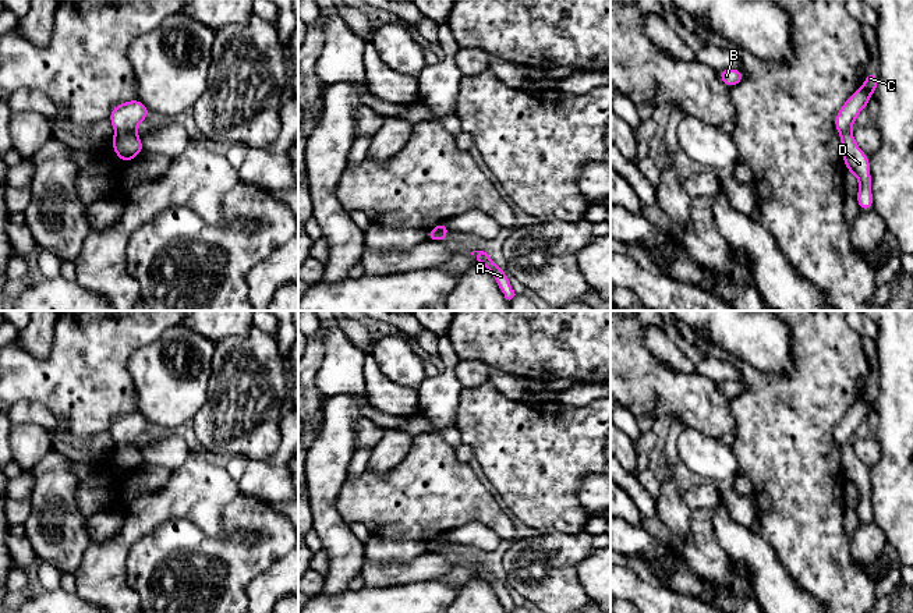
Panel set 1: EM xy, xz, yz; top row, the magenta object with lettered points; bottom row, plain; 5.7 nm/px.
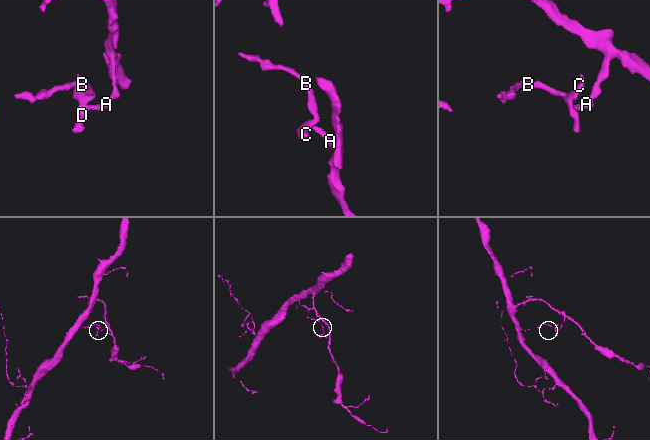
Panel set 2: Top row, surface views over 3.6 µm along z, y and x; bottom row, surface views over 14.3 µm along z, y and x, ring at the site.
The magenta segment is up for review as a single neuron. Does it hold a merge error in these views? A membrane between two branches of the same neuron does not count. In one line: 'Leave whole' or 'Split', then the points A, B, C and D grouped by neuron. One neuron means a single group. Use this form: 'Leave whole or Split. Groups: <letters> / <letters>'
Split. Groups: A D / B C

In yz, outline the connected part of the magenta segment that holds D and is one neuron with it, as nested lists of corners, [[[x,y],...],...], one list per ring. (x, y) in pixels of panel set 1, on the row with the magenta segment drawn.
[[[852,130],[841,134],[842,157],[847,171],[859,178],[856,201],[863,210],[874,209],[868,156],[857,146]]]

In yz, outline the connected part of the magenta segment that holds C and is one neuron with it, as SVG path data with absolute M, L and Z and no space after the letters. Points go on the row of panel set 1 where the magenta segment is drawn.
M867 74L861 88L846 99L835 116L835 128L839 134L853 128L856 117L867 107L871 93L877 92L878 81L878 74Z

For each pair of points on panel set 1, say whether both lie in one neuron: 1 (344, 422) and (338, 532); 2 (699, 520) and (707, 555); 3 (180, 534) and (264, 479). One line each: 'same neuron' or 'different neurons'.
1: same neuron
2: same neuron
3: different neurons

